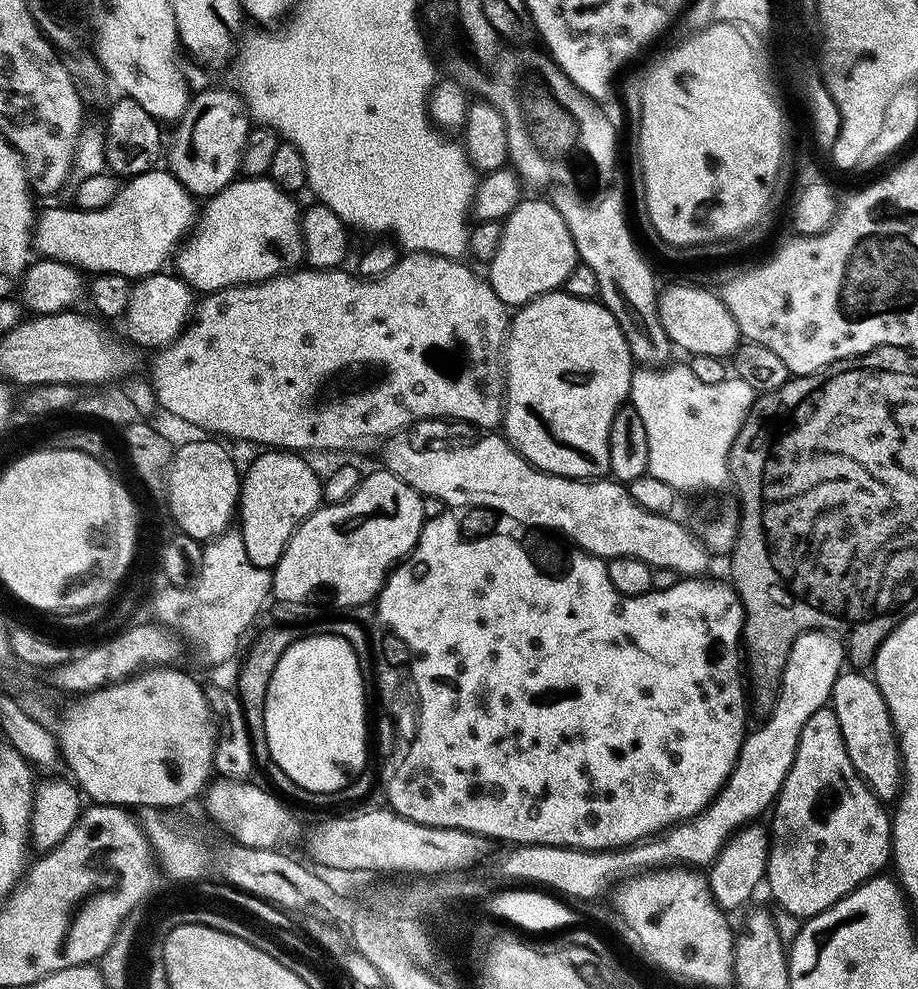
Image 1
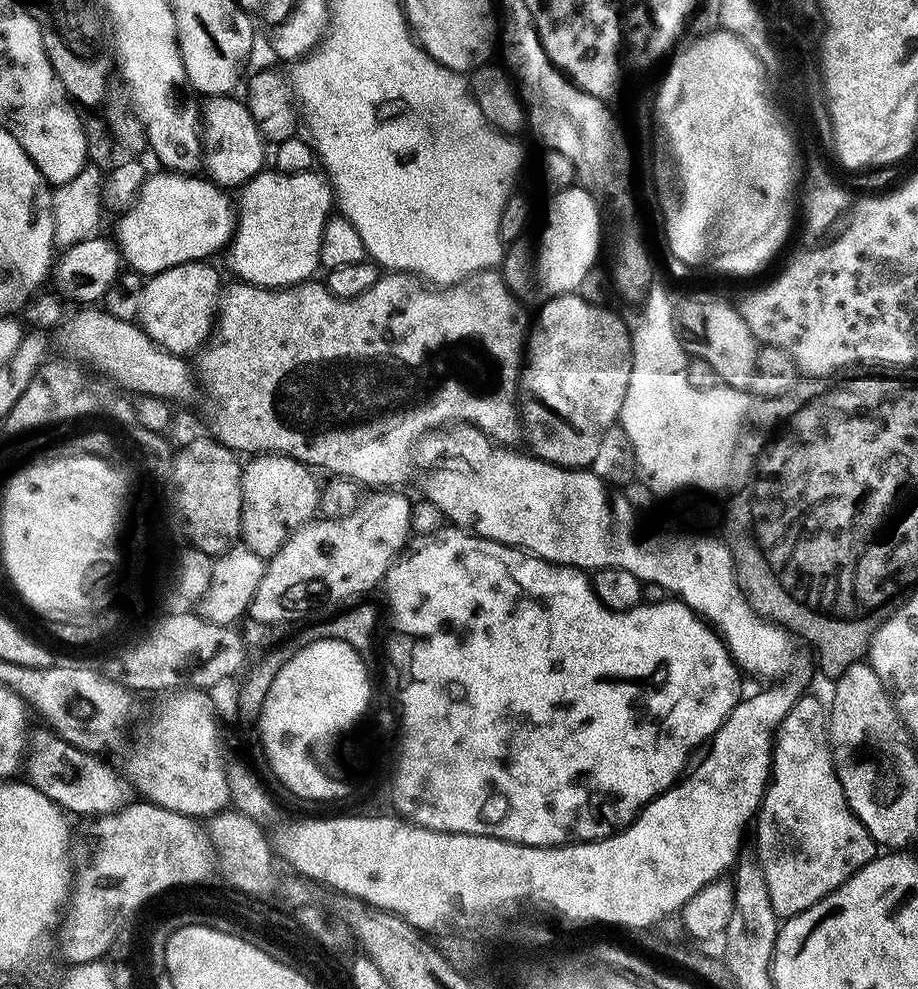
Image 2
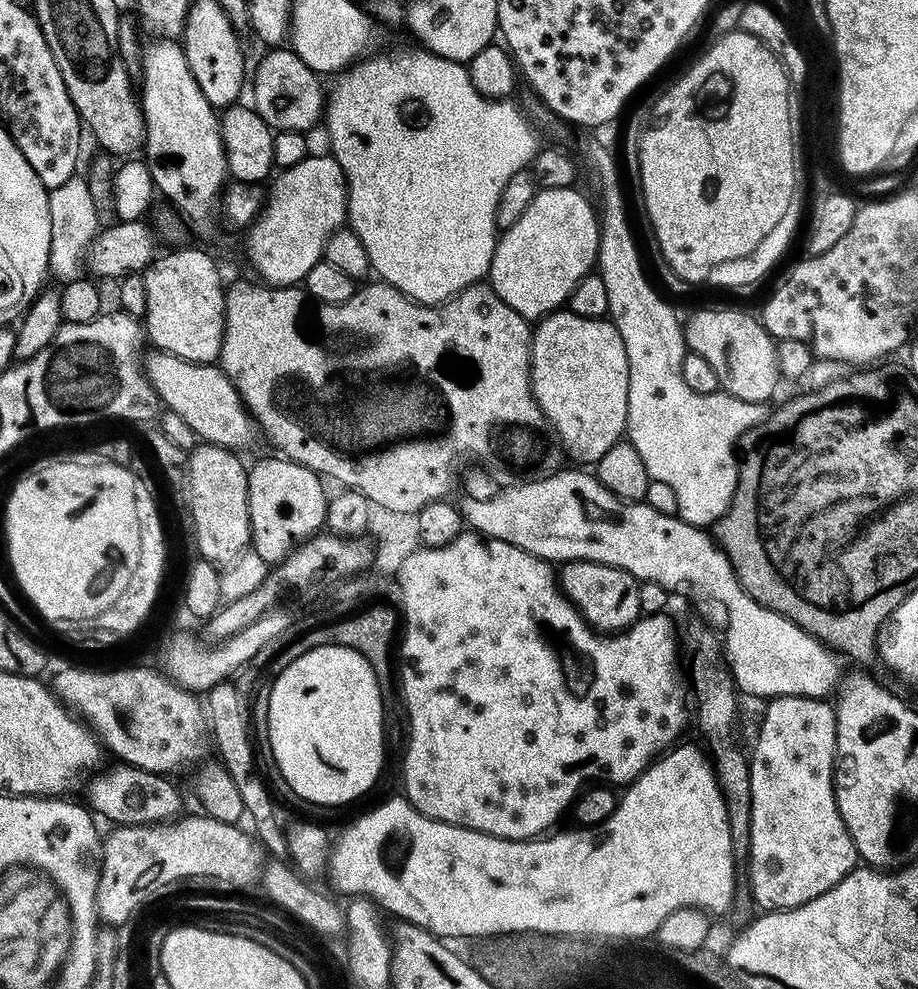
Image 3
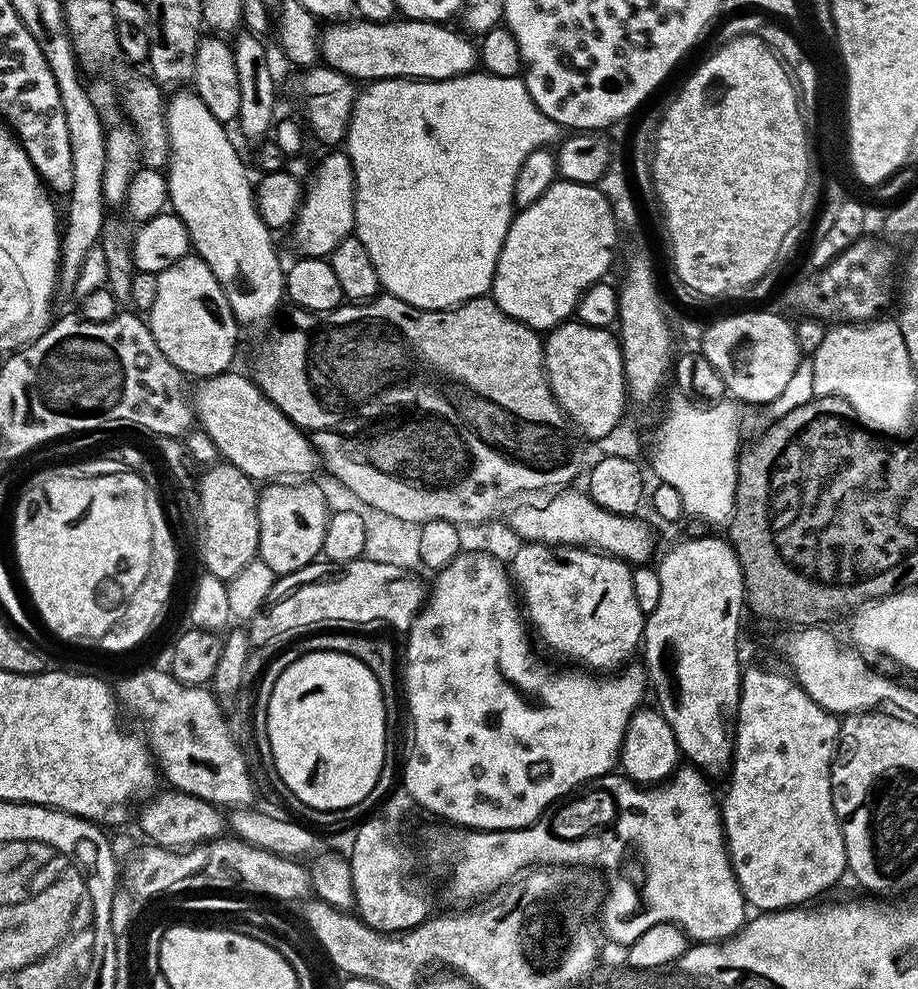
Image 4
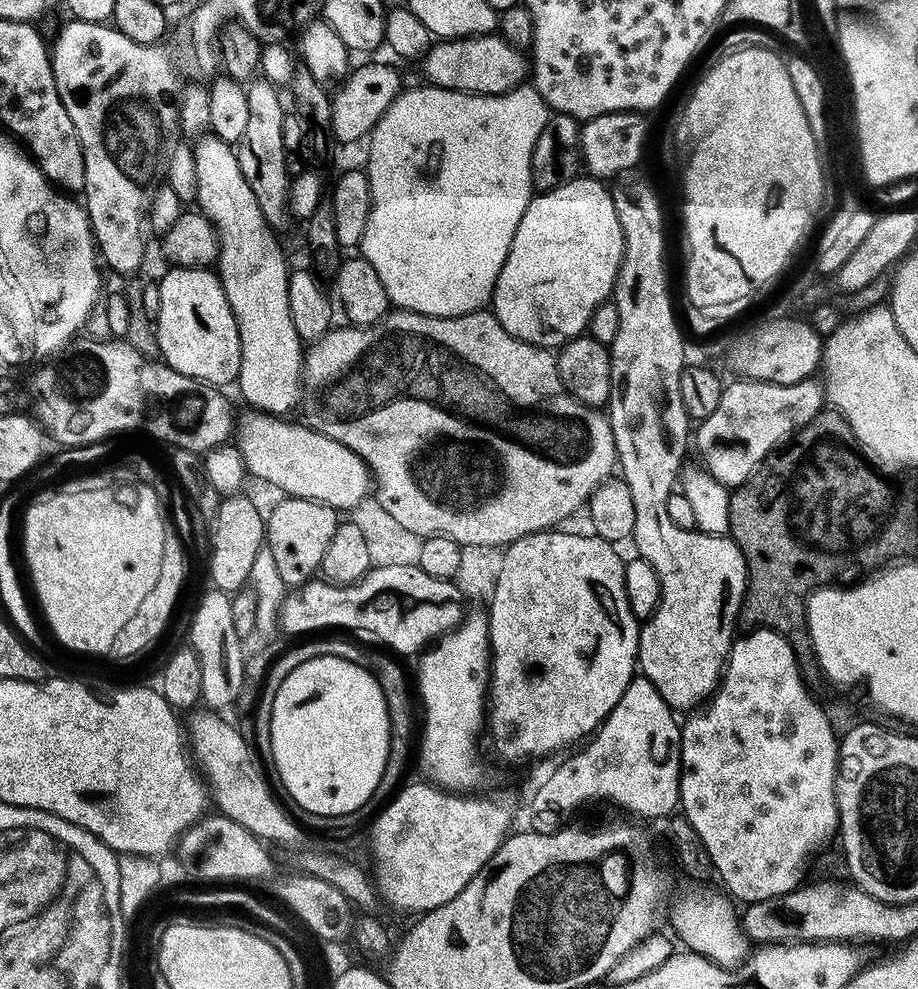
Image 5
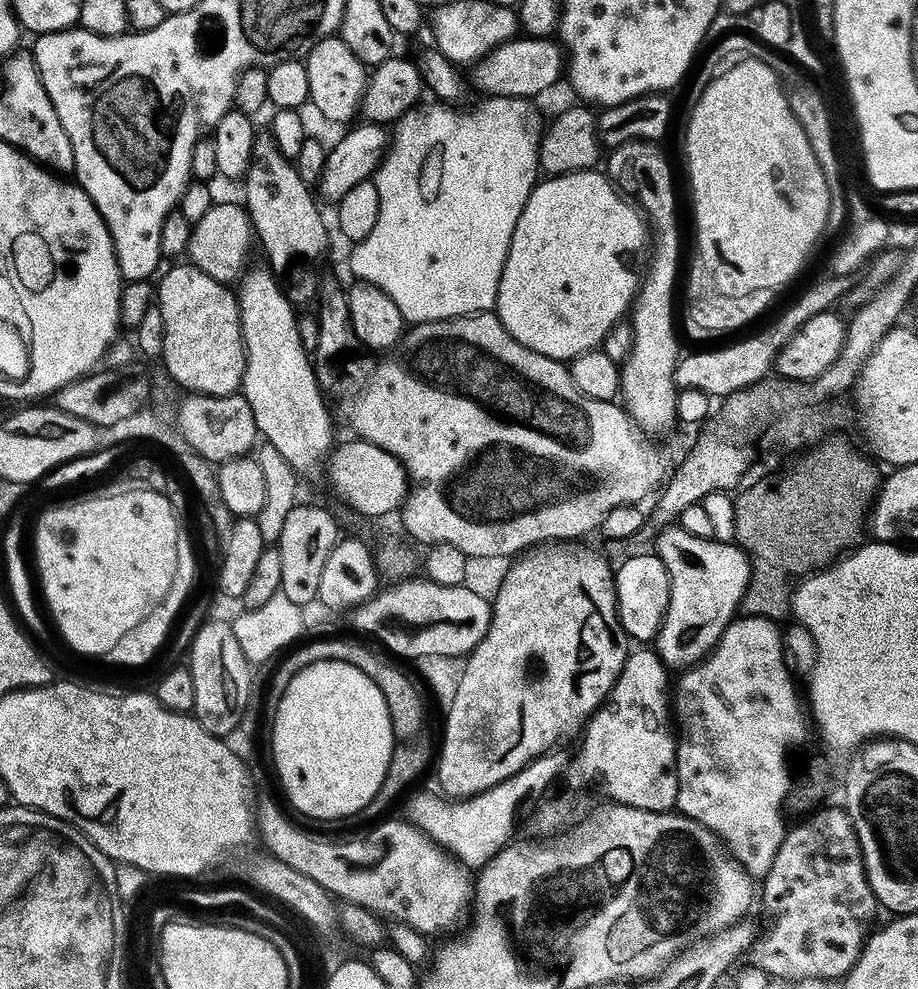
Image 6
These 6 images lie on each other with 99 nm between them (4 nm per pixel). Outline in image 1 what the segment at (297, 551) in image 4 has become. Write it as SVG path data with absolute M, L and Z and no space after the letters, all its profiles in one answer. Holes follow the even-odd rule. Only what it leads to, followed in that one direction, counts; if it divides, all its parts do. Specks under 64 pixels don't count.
M264 450L256 461L243 473L240 481L240 499L238 501L238 533L244 539L246 552L254 567L273 569L282 558L288 539L296 527L316 511L322 504L322 481L310 470L303 455L292 450Z

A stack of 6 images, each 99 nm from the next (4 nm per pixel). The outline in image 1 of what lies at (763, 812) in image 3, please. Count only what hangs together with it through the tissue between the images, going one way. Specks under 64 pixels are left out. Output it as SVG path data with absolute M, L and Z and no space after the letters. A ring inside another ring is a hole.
M831 707L819 708L802 726L794 762L771 809L770 843L766 888L772 891L777 909L797 918L822 914L834 902L850 894L862 882L883 873L892 855L892 822L889 809L872 793L872 789L852 769L840 727Z

